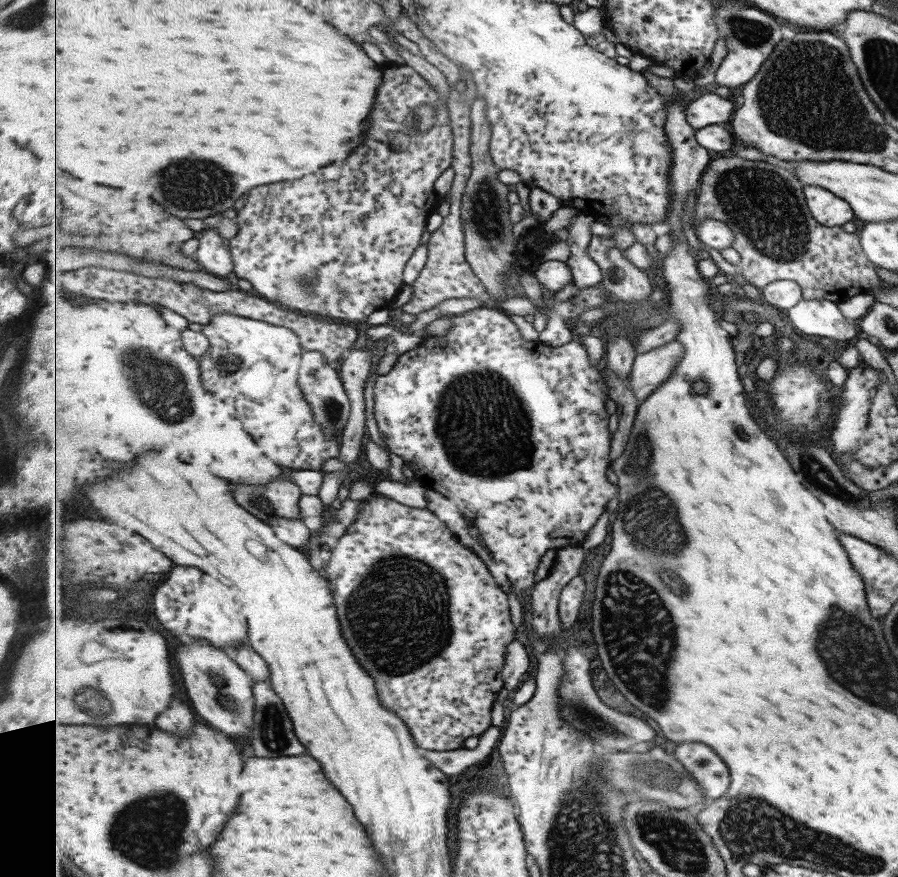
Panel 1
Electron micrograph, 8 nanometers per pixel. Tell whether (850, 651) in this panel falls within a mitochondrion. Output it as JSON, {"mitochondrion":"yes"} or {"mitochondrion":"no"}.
{"mitochondrion":"yes"}

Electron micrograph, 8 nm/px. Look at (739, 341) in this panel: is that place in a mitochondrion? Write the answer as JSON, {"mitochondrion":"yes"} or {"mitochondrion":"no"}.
{"mitochondrion":"no"}

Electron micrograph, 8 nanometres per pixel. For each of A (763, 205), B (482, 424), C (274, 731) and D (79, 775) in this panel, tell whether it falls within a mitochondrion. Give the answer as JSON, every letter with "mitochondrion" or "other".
{"A":"mitochondrion","B":"mitochondrion","C":"mitochondrion","D":"other"}

